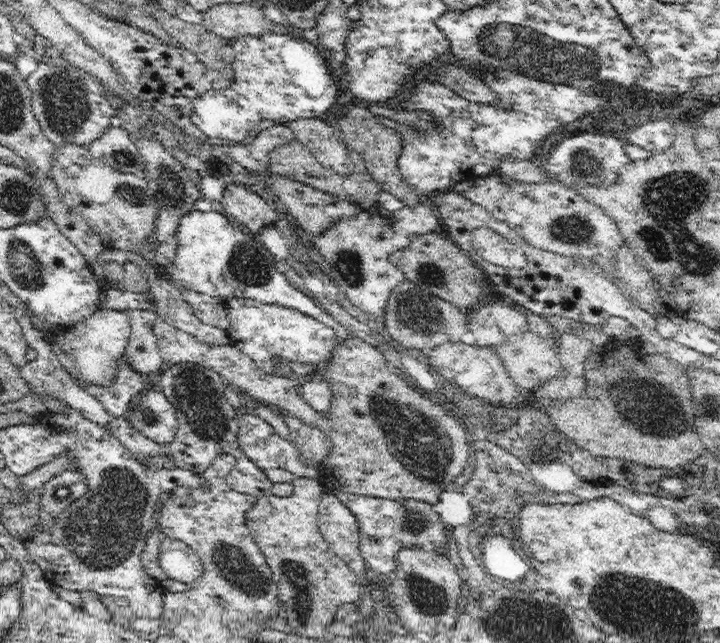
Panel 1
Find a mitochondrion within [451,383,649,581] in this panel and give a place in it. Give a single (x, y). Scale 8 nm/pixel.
(635, 406)

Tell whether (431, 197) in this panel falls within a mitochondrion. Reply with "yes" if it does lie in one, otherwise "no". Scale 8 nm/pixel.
no

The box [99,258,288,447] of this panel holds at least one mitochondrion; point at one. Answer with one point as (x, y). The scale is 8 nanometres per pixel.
(193, 390)

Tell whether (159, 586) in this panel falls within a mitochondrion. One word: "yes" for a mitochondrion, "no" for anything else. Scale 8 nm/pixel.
no

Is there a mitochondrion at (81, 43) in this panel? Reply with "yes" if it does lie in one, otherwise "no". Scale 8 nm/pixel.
no

